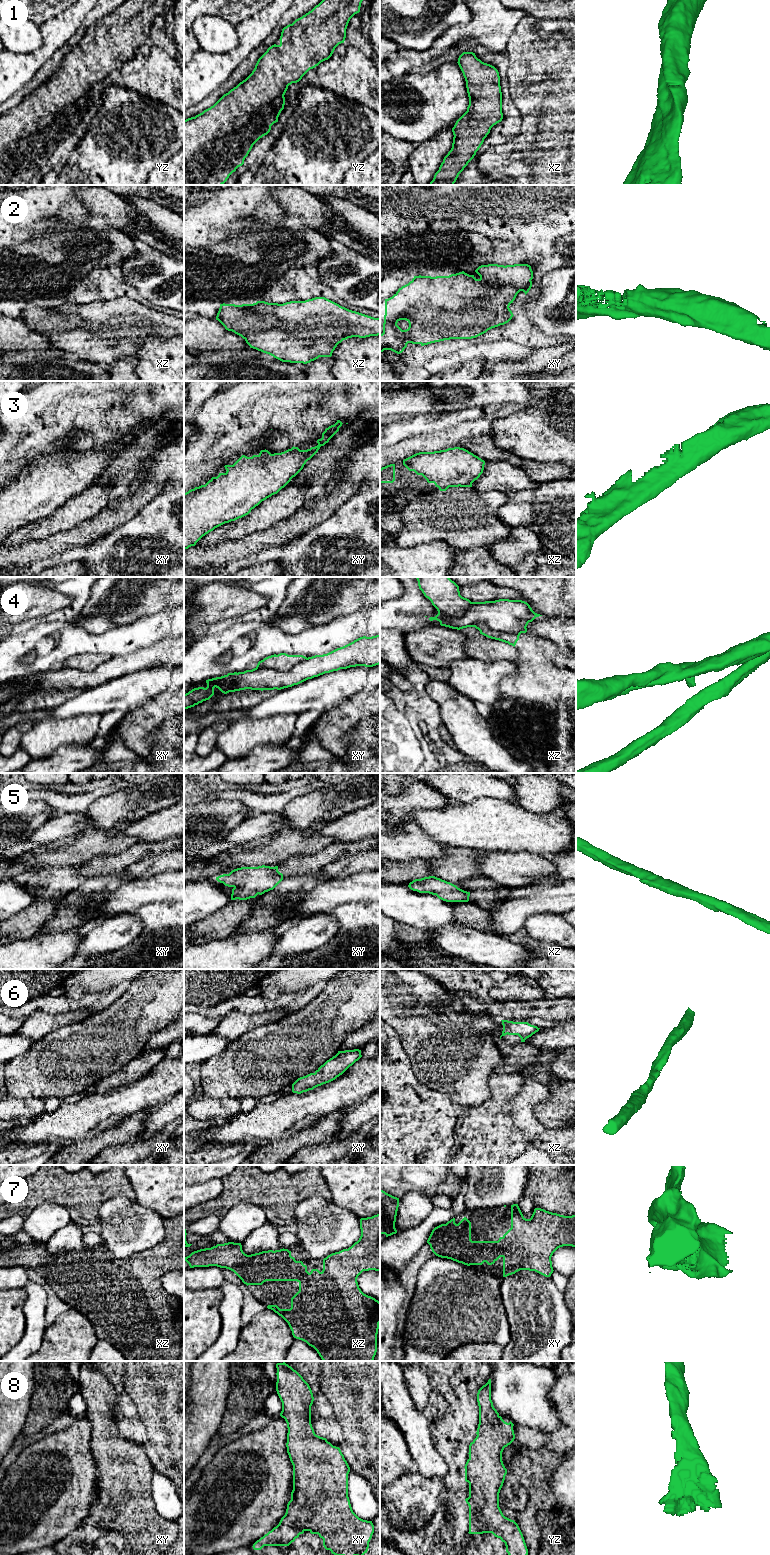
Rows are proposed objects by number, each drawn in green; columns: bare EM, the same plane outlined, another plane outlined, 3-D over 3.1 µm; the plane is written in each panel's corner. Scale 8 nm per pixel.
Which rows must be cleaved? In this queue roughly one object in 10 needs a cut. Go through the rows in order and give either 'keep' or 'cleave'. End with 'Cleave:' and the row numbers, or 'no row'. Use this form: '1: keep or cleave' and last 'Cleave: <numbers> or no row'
1: keep
2: keep
3: keep
4: cleave
5: keep
6: keep
7: keep
8: keep
Cleave: 4

